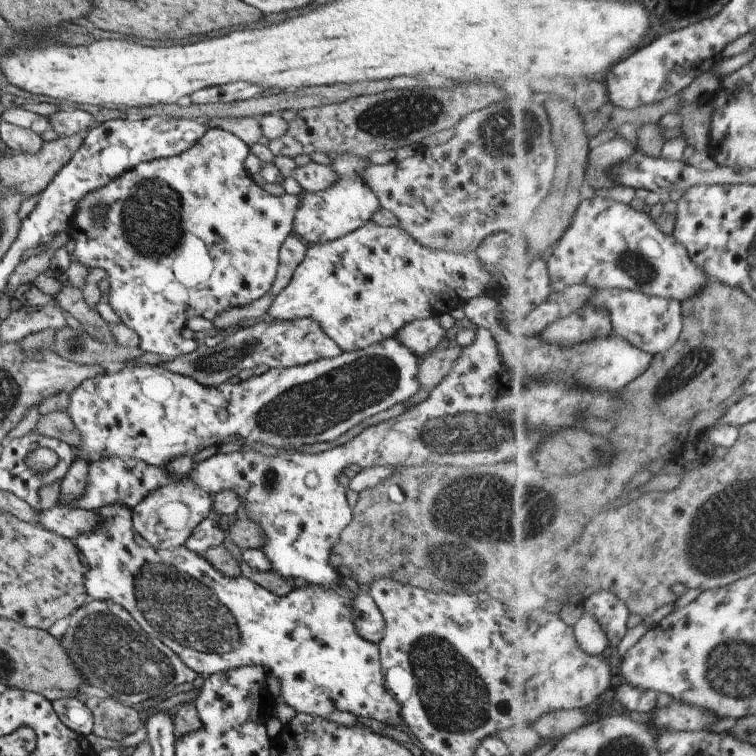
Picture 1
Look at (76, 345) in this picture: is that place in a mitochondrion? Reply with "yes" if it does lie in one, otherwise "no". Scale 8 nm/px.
yes

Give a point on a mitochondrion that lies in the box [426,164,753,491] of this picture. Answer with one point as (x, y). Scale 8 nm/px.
(661, 393)

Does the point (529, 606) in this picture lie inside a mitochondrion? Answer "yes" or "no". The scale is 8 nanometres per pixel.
no

